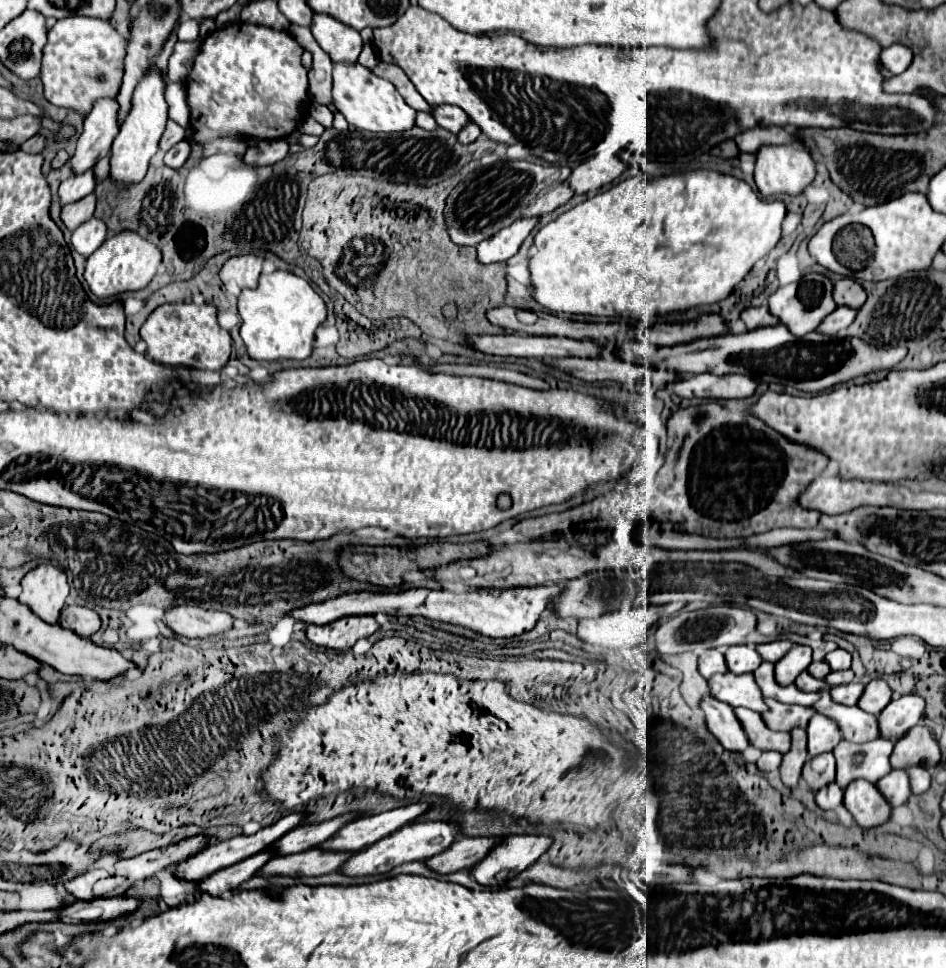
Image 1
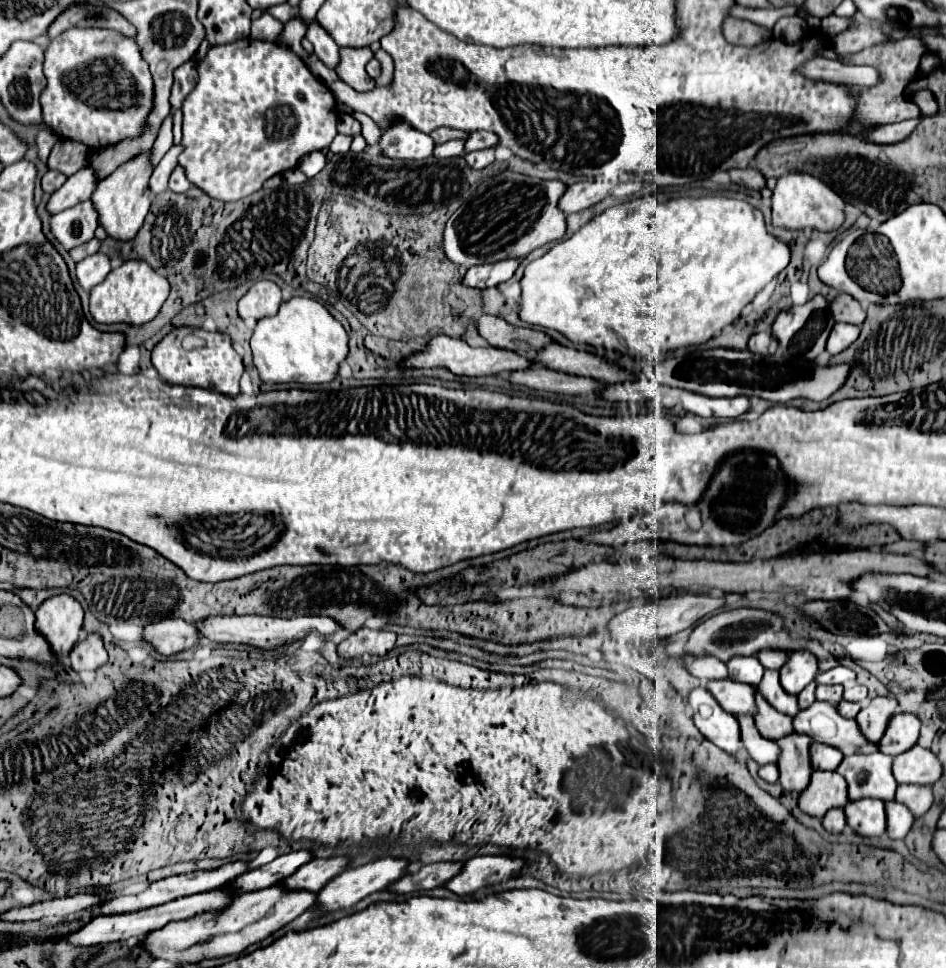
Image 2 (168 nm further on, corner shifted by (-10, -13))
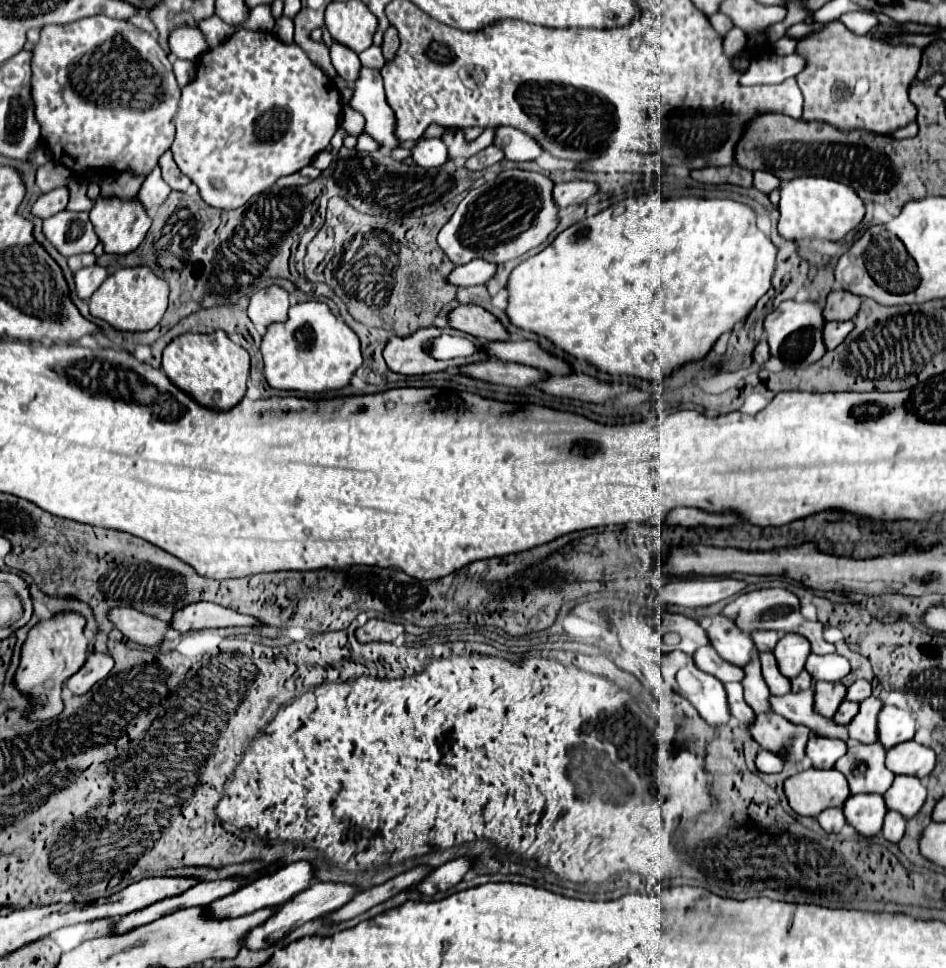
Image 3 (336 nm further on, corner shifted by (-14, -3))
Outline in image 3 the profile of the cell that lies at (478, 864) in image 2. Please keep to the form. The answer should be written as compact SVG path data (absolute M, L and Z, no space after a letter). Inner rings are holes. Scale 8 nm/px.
M469 856L451 860L439 868L435 868L425 880L421 880L413 888L417 888L423 894L429 894L429 896L435 892L445 892L463 880L463 876L471 870L471 864L473 864L473 858L469 858Z

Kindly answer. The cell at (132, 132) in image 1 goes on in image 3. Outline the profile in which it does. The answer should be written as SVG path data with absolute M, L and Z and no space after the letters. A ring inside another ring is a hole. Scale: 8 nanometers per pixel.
M89 186L87 194L93 200L93 210L89 216L91 216L91 222L95 226L99 240L105 244L105 252L127 254L127 252L135 250L151 226L151 218L145 214L143 204L139 204L139 198L133 196L129 200L123 200L119 196L103 196L99 186Z

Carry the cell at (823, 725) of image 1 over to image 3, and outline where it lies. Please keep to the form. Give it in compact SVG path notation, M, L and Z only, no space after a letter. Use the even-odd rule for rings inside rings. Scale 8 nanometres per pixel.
M811 736L807 742L807 756L815 768L833 768L835 762L847 752L847 744L833 738Z

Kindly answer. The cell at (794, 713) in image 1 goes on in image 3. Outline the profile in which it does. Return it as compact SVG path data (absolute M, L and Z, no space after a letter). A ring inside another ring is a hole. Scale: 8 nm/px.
M759 654L743 668L745 670L745 678L743 678L743 688L745 688L745 700L747 704L753 708L755 714L765 714L765 712L771 712L771 704L769 704L769 698L771 698L771 692L763 680L763 674L761 674L761 666L759 666Z

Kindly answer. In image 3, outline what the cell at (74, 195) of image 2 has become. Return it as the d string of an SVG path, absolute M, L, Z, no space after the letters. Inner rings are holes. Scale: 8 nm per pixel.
M61 186L61 188L55 188L47 194L43 194L35 204L33 204L33 214L35 216L41 216L43 220L57 214L59 210L65 210L69 202L69 188Z

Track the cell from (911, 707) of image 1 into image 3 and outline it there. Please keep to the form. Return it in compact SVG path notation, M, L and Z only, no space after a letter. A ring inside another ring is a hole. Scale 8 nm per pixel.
M883 706L879 712L879 742L885 748L897 746L901 742L913 740L915 736L915 716L909 710L897 706Z

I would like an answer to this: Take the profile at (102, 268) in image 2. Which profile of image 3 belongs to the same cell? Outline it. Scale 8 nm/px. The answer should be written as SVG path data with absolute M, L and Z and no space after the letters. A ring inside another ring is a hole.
M93 264L89 268L77 270L75 272L75 284L77 284L79 298L89 300L105 278L107 278L107 270L103 266L99 266L99 264Z

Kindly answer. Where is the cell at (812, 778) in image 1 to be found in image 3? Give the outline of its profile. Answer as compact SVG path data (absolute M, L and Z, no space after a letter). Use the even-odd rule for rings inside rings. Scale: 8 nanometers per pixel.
M809 768L785 780L789 806L801 816L819 816L825 808L843 806L849 798L849 784L835 768Z

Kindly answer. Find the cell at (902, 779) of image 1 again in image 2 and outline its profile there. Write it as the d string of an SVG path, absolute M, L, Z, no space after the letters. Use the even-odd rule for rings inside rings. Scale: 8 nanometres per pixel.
M885 802L885 810L887 810L887 834L893 840L903 840L907 836L907 832L913 826L913 816L905 806L899 806L899 802Z

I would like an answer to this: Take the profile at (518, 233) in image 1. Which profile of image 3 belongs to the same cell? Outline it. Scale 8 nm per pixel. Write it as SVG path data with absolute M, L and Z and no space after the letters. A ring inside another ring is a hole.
M471 260L471 264L457 266L449 274L449 282L455 286L477 286L487 284L497 272L497 264L491 264L487 260Z

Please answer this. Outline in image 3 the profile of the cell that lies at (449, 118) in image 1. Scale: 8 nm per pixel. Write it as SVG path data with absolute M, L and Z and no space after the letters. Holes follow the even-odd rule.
M511 126L495 128L493 144L501 148L509 160L517 160L517 162L535 160L541 154L541 146L531 136Z

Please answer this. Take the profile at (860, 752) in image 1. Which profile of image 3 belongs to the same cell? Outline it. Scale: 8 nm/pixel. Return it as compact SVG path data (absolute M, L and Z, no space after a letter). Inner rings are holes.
M879 742L849 746L847 754L839 758L835 768L847 776L851 794L885 794L889 790L895 774L885 766L885 754L887 750Z

